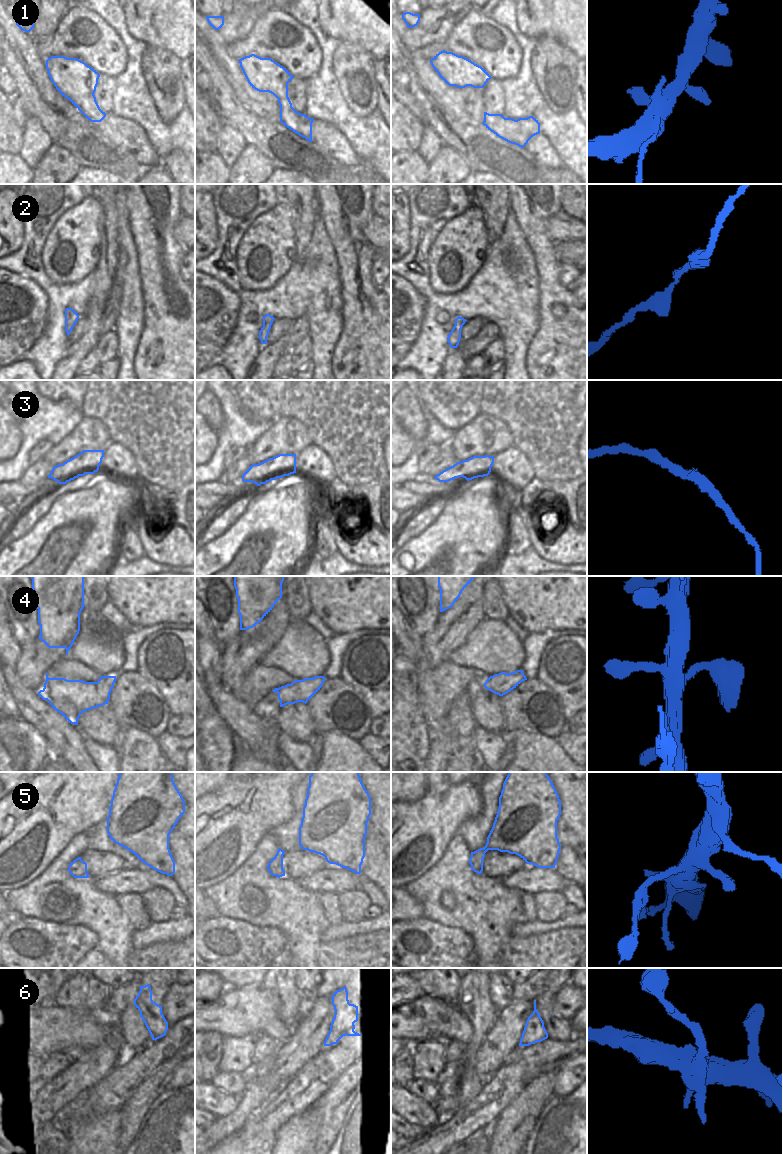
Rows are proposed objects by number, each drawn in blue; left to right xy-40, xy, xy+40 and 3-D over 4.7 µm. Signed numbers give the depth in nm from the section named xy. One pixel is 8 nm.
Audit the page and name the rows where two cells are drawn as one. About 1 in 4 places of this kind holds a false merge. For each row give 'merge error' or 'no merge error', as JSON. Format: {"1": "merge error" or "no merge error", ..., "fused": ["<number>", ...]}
{"1": "no merge error", "2": "no merge error", "3": "no merge error", "4": "no merge error", "5": "no merge error", "6": "merge error", "fused": ["6"]}

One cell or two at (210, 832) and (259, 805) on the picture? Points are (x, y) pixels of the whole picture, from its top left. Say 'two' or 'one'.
one

